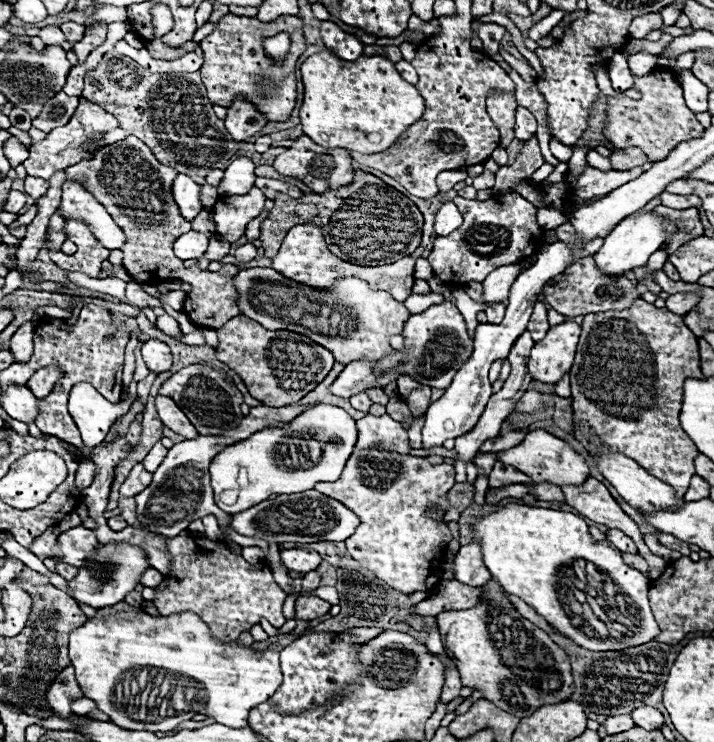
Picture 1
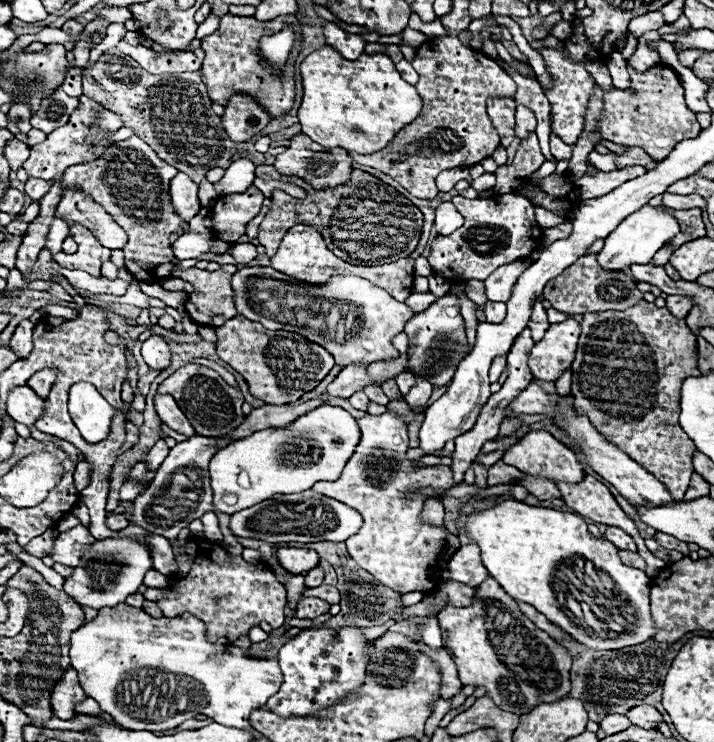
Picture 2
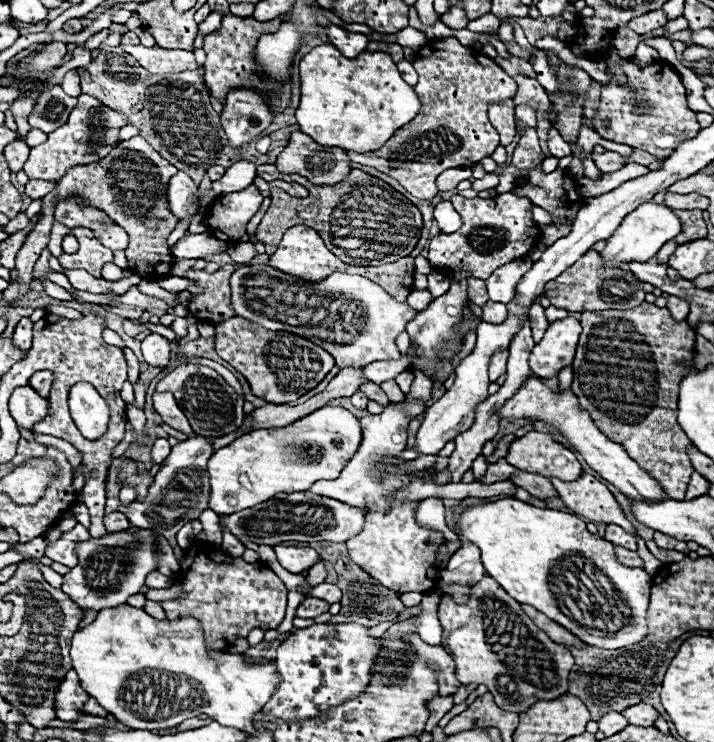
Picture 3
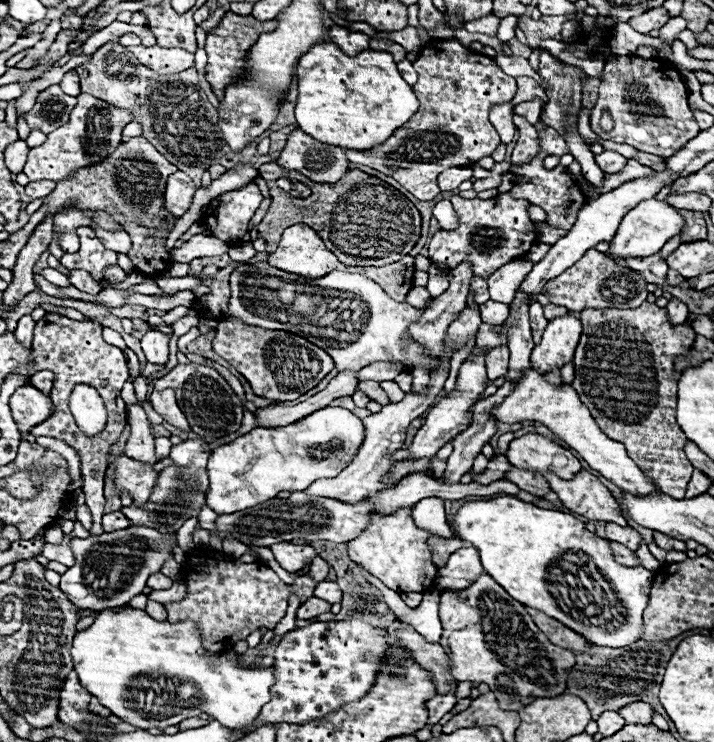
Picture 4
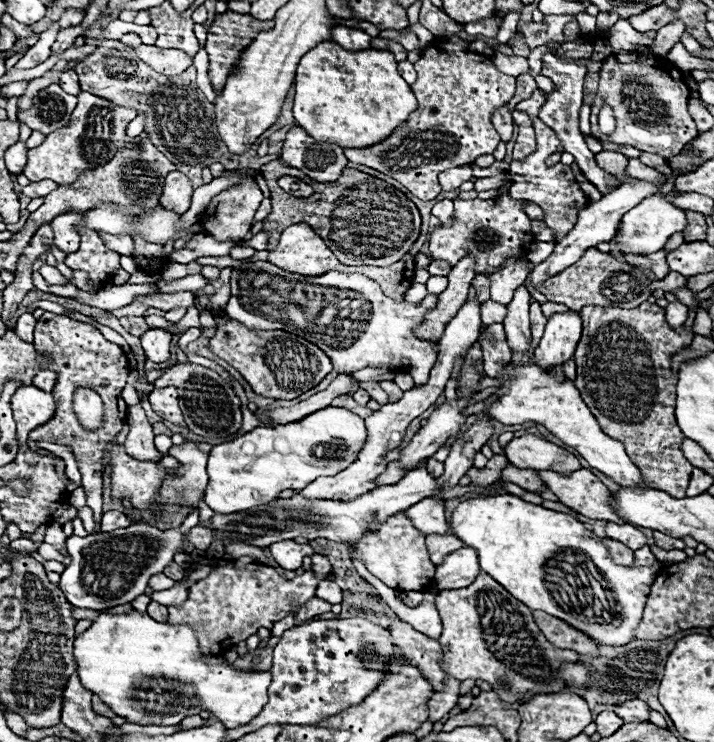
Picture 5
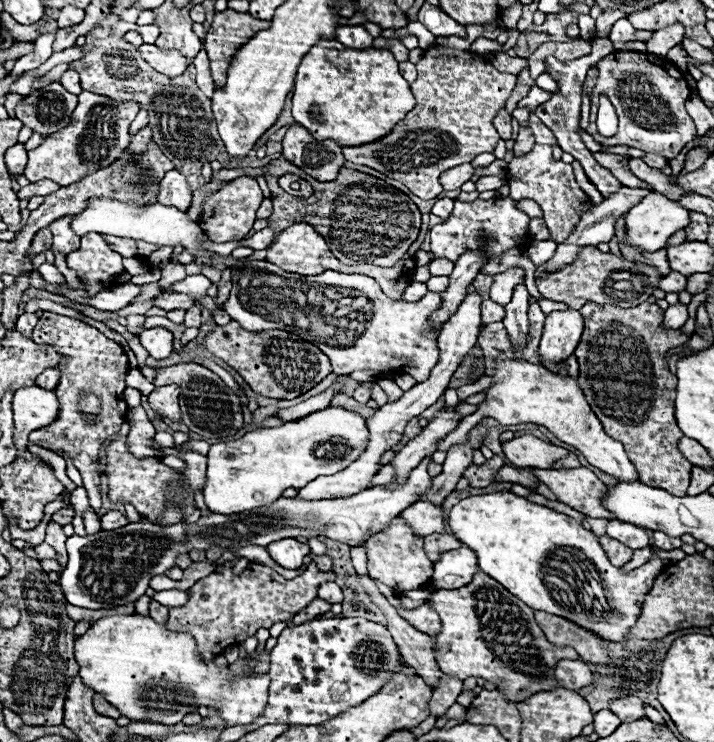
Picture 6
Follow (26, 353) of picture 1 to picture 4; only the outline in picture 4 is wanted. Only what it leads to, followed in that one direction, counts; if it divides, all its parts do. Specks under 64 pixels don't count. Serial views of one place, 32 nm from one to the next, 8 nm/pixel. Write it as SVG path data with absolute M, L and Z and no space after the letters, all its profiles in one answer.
M26 314L18 320L18 328L14 330L14 334L16 334L18 342L30 346L32 344L32 330L34 330L34 320L32 320L30 314Z

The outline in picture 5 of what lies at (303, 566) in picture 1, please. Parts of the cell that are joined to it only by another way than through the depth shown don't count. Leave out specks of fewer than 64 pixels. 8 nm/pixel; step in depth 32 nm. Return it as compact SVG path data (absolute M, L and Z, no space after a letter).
M282 540L270 544L268 550L284 570L298 570L304 564L304 558L314 554L314 550L308 544L298 544L294 540Z

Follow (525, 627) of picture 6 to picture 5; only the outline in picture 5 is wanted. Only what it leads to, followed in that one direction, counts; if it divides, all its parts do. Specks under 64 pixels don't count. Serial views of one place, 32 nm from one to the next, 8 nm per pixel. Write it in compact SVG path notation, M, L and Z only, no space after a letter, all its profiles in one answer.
M480 572L474 580L474 584L458 590L440 590L436 594L436 610L440 612L442 618L442 634L438 638L442 646L442 670L458 680L484 680L494 686L496 680L506 678L508 682L520 682L520 688L494 688L500 692L502 700L506 704L522 704L530 700L534 694L546 694L546 692L558 692L564 688L564 682L558 682L558 668L562 662L576 662L578 654L568 648L556 648L552 646L536 626L532 618L532 610L510 596L496 580L486 576L486 572Z

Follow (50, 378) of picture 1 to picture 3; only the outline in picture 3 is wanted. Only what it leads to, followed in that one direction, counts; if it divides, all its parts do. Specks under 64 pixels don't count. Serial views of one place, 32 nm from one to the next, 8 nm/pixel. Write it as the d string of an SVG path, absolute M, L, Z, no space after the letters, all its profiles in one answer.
M40 370L30 378L30 386L38 388L38 392L42 392L42 396L48 396L48 392L52 388L52 380L54 380L54 372Z

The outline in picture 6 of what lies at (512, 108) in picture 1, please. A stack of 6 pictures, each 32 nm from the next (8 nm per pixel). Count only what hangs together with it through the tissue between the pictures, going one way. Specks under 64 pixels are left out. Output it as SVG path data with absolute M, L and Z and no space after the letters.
M500 110L500 112L498 112L498 116L494 118L494 126L496 126L496 130L498 130L498 134L500 134L500 138L502 138L502 140L508 140L508 138L510 138L510 134L512 134L510 120L512 120L512 116L510 116L506 110Z

